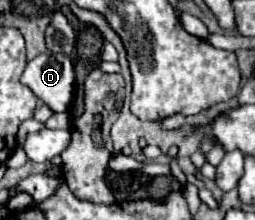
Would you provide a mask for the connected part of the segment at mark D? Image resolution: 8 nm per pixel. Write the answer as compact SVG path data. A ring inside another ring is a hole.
M42 53L28 61L22 83L28 85L38 99L52 107L54 113L66 113L74 95L74 65L62 53Z

